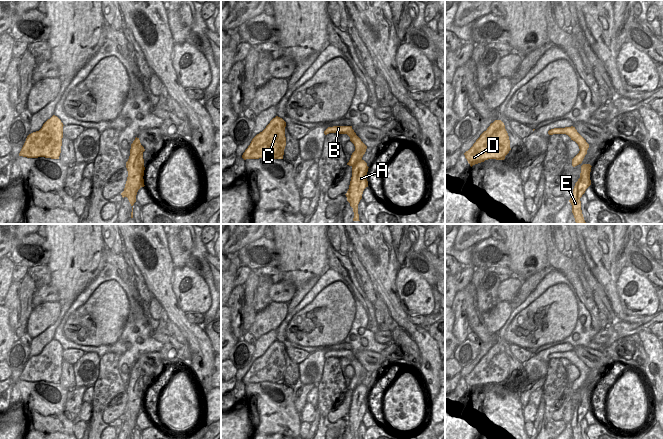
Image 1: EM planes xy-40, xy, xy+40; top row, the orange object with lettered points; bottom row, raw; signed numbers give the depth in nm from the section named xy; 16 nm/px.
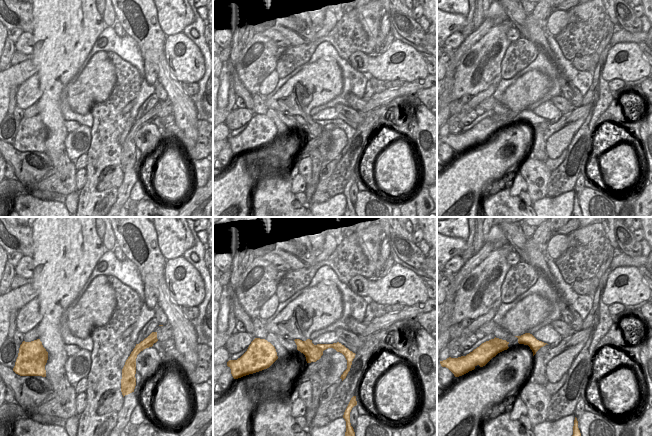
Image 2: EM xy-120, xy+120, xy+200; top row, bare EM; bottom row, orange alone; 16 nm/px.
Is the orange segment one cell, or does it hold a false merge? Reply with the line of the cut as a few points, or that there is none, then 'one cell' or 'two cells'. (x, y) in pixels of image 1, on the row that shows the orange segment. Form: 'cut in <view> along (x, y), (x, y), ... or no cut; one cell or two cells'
cut in xy along (355, 150), (361, 151), (361, 157); two cells

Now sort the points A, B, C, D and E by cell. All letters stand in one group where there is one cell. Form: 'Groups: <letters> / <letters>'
Groups: A E / B C D

